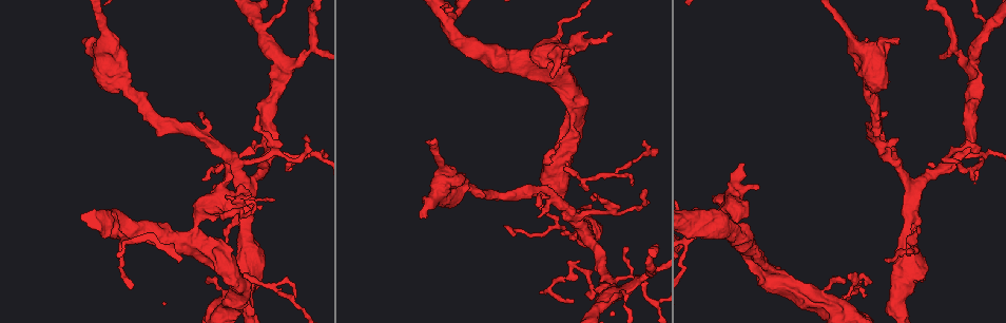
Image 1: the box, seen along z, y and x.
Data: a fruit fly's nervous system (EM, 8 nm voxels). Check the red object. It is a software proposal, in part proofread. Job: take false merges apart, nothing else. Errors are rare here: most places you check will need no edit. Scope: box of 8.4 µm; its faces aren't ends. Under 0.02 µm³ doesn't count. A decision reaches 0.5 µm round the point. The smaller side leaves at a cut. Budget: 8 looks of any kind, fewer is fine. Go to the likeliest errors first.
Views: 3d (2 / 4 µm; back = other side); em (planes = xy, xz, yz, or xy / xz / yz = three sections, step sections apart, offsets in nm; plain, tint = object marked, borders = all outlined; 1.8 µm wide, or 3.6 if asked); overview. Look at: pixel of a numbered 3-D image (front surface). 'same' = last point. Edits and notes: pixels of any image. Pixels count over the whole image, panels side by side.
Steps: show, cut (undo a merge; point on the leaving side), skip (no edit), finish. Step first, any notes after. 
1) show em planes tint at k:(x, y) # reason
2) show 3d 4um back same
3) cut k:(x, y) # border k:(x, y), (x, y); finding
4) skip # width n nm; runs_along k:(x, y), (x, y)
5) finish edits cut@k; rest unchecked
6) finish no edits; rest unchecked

show 3d 4um at 1:(862, 277) # sharp bend

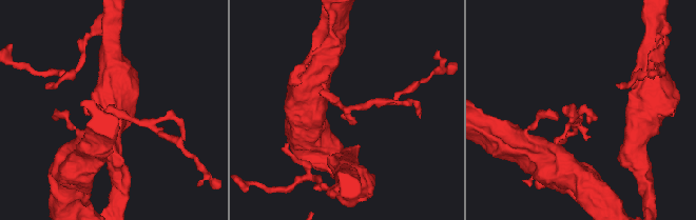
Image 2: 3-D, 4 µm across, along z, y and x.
show em yz step 4 tint at 2:(579, 110) # need the tissue

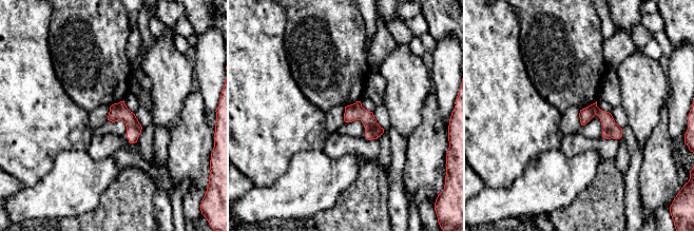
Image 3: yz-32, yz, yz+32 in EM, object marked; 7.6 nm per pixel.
show em planes borders same # another direction

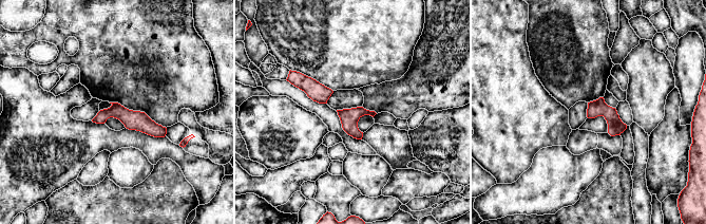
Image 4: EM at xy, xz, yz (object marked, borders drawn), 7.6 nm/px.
skip # runs_along 4:(96, 119), (122, 113), (164, 131); continuous, no second cell

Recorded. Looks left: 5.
show em yz step 8 tint at 1:(265, 146) # calibre changes

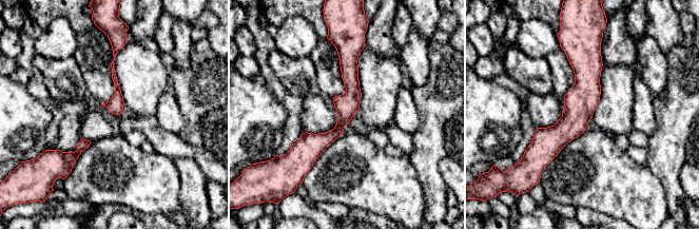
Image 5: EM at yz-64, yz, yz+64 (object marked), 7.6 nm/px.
show em planes tint same

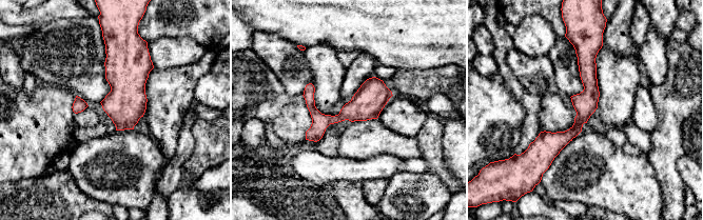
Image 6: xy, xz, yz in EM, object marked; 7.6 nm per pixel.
skip # runs_along 6:(580, 47), (588, 98), (548, 161); all the same cell

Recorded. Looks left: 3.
show em yz step 16 tint at 1:(970, 71)

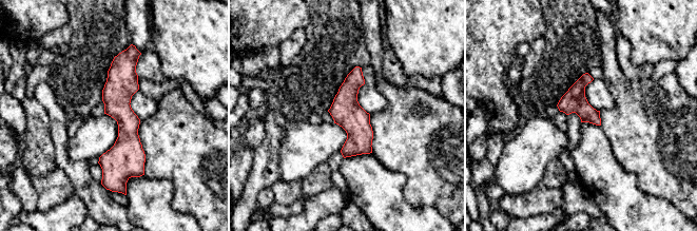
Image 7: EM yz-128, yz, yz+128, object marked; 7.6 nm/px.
show em planes borders same # another direction

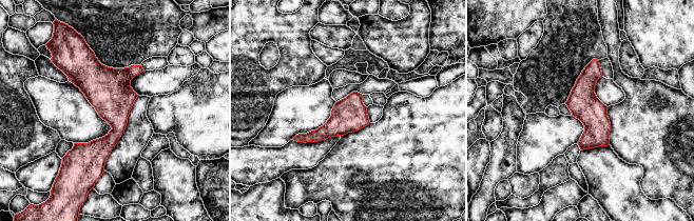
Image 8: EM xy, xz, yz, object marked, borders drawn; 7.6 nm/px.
skip # width 220 nm; one cell here

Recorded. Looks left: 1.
finish no edits; rest unchecked

